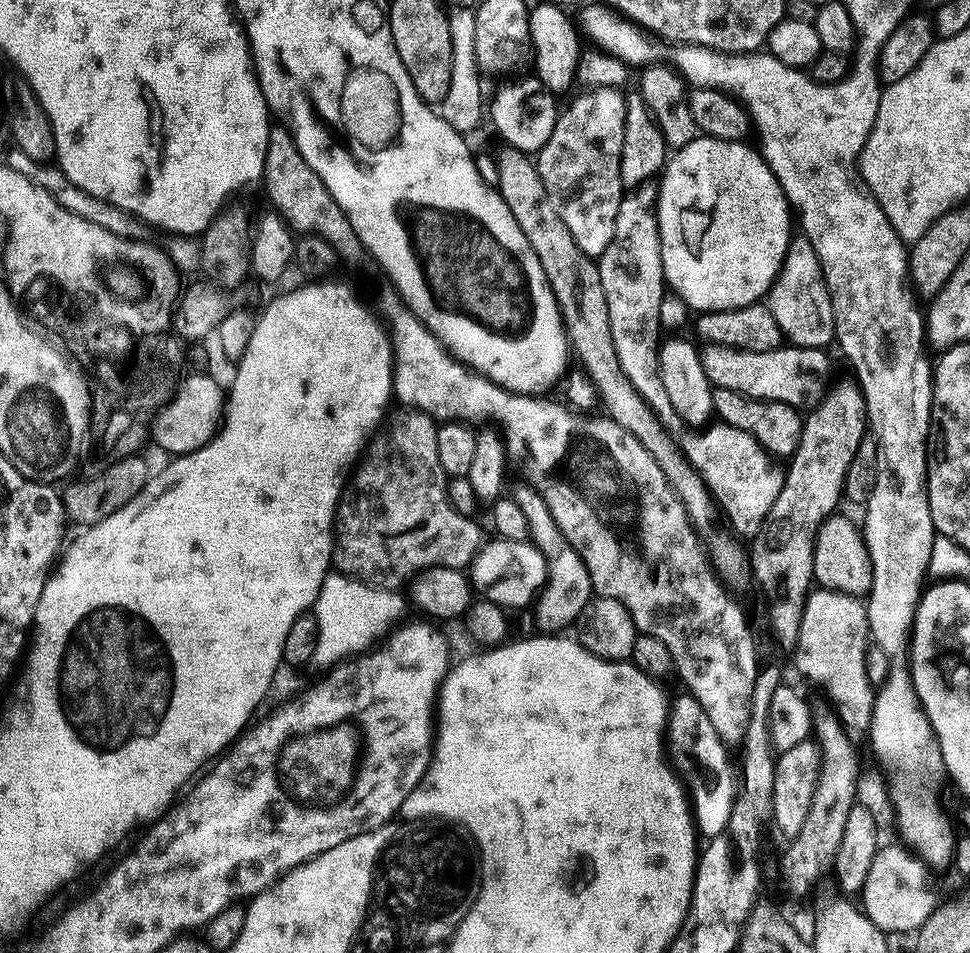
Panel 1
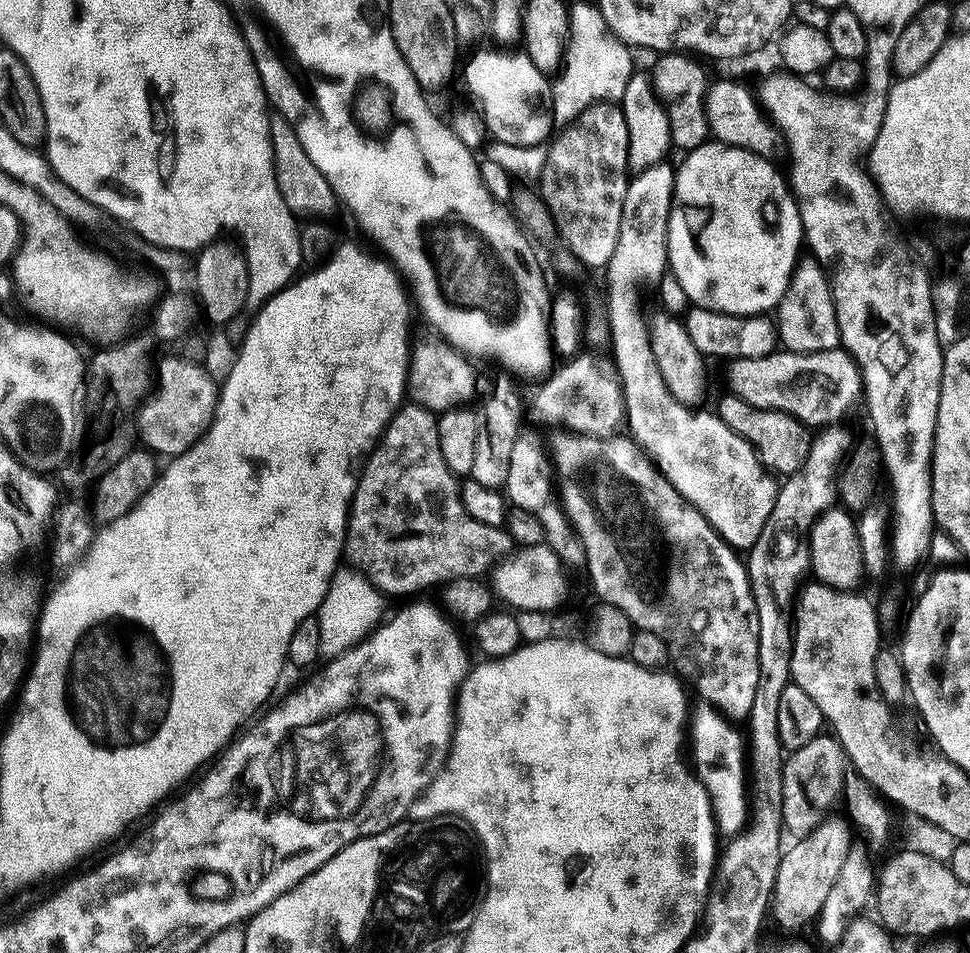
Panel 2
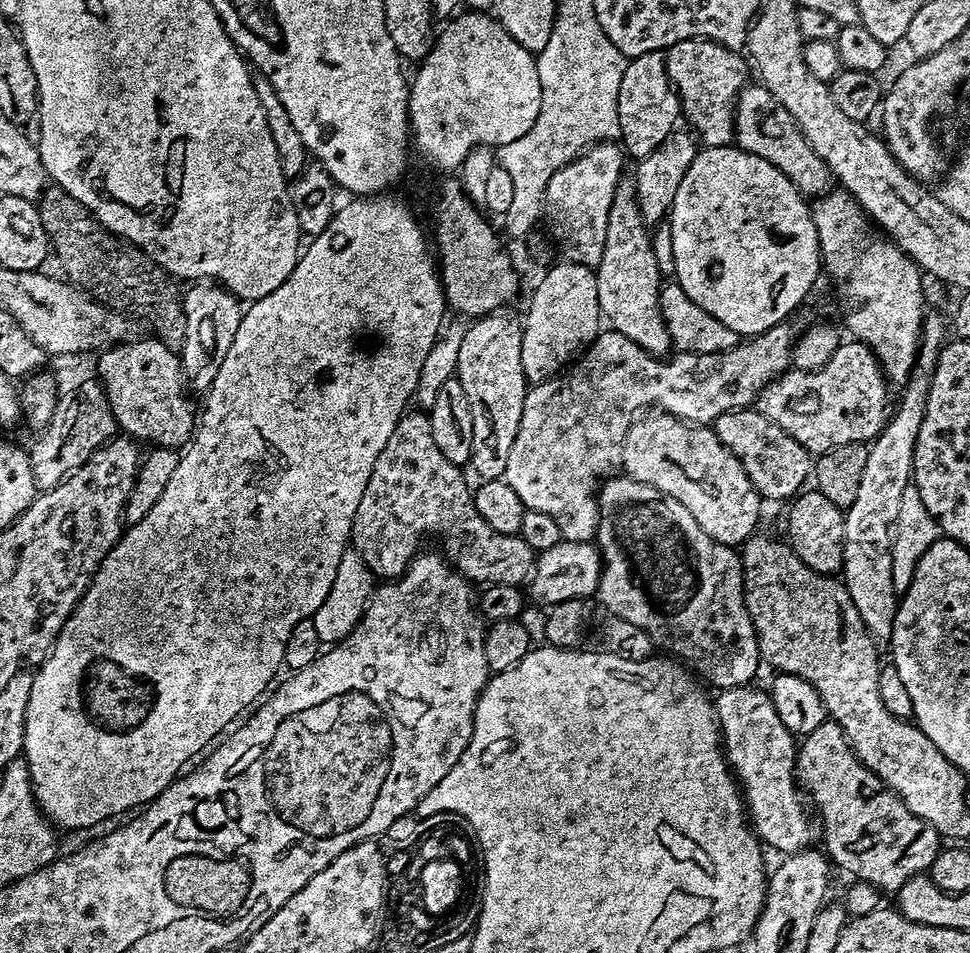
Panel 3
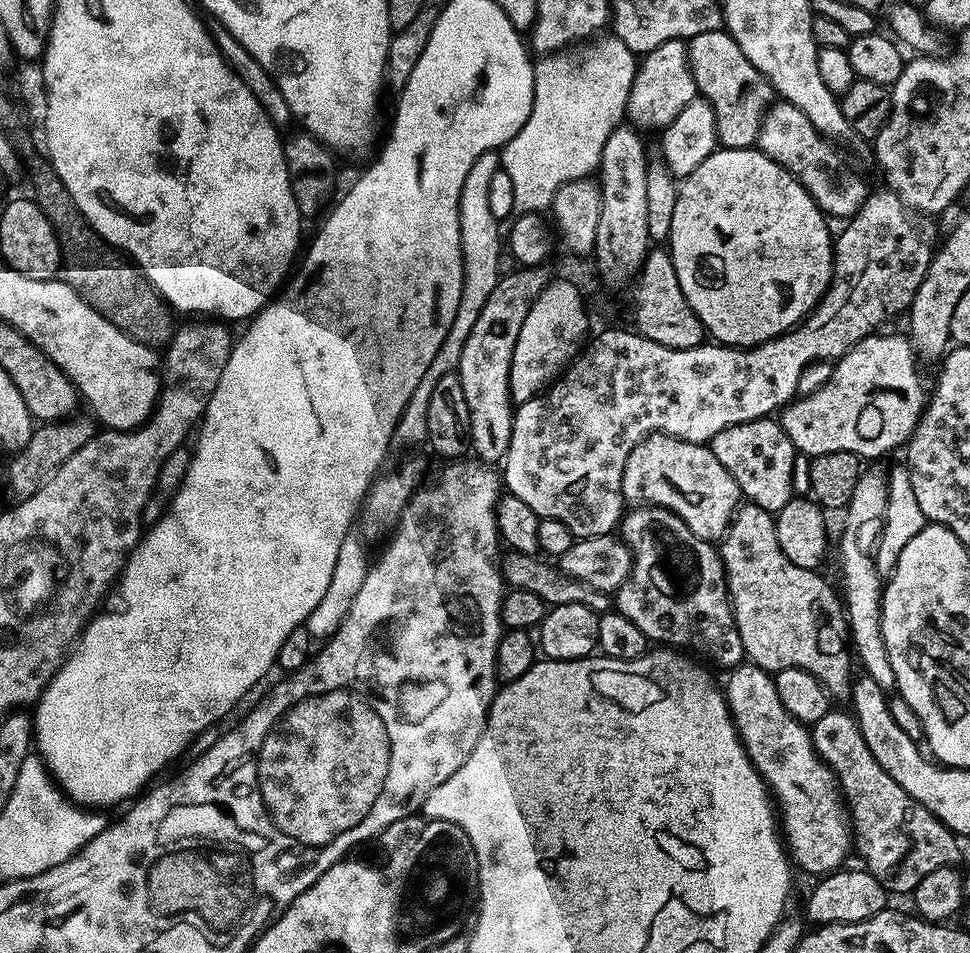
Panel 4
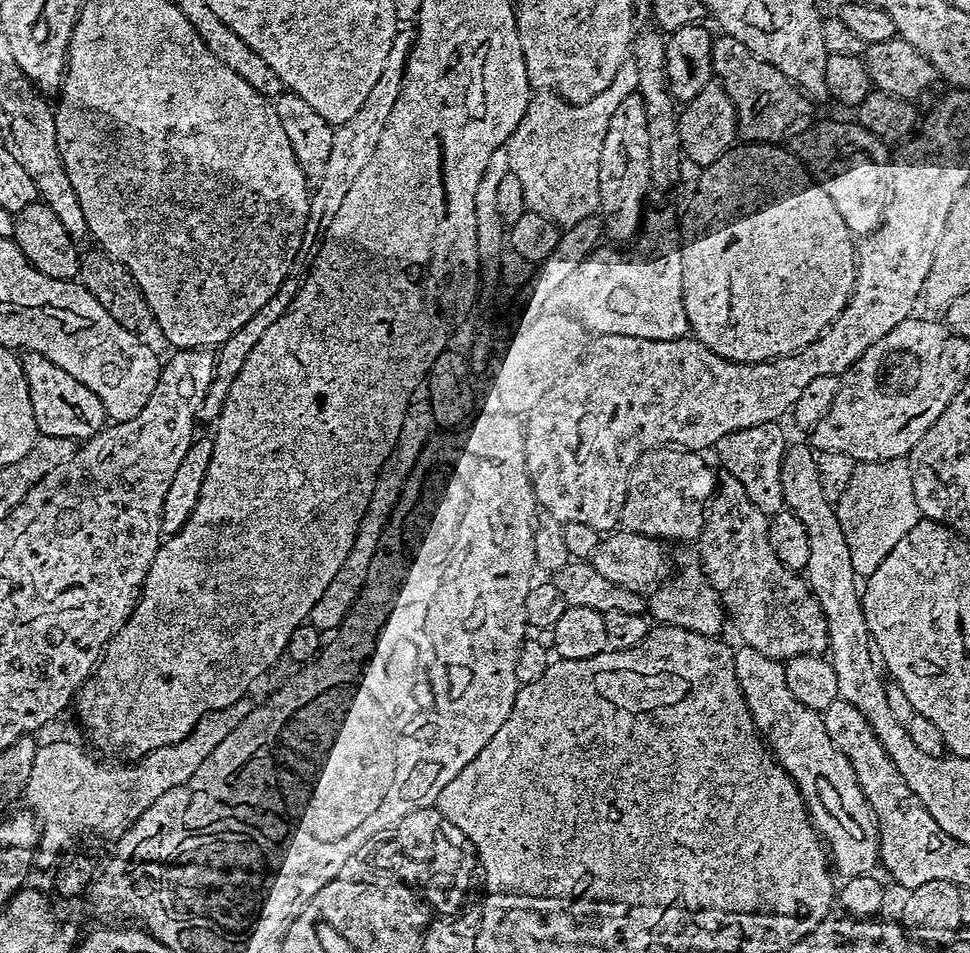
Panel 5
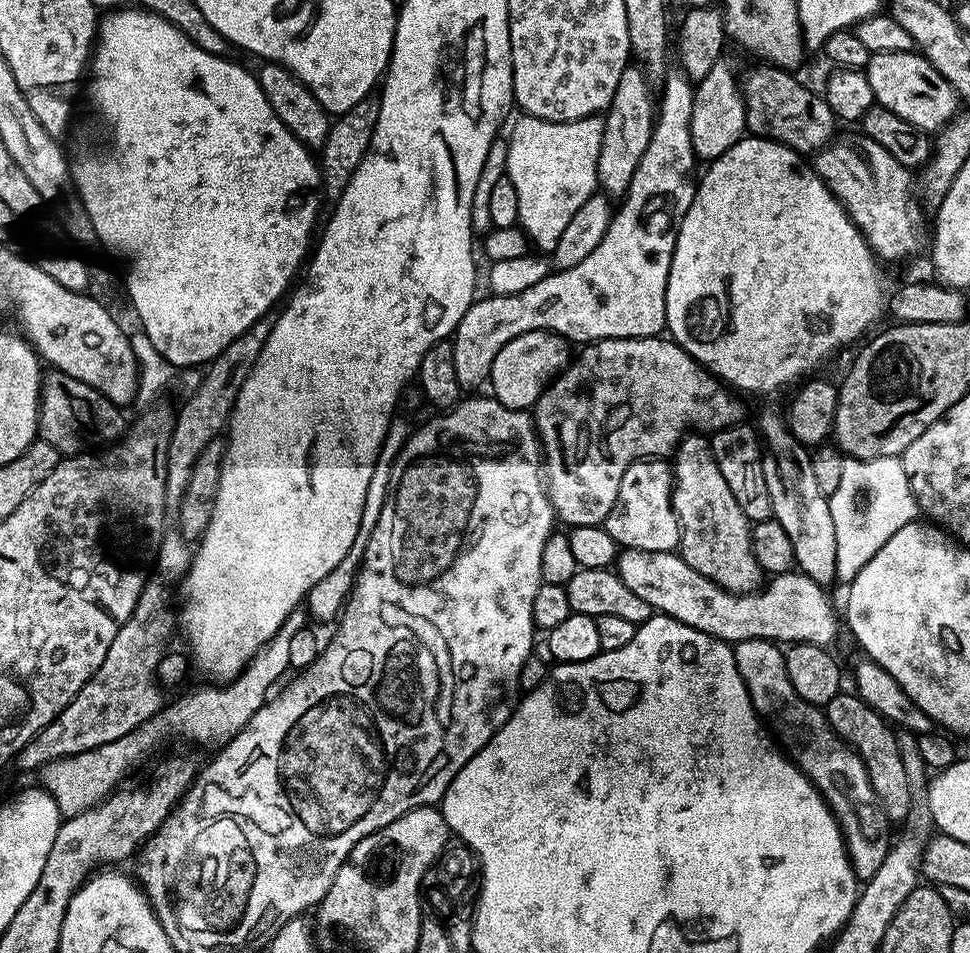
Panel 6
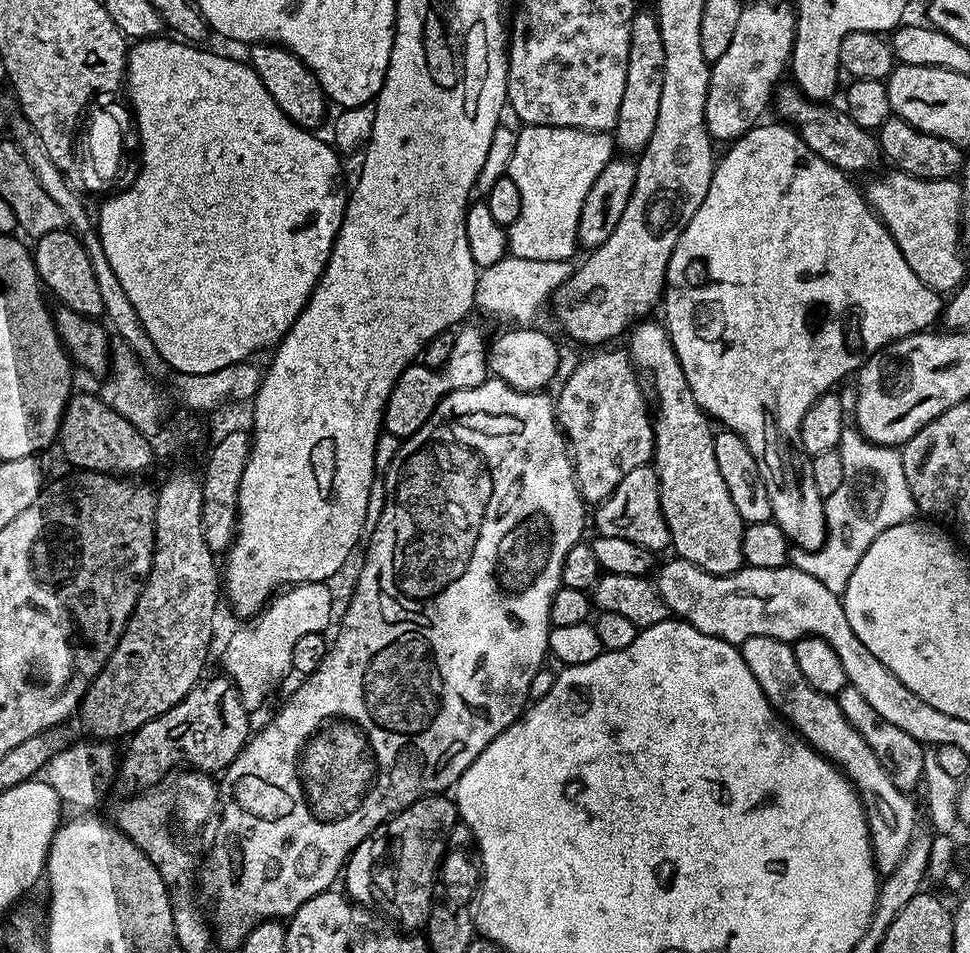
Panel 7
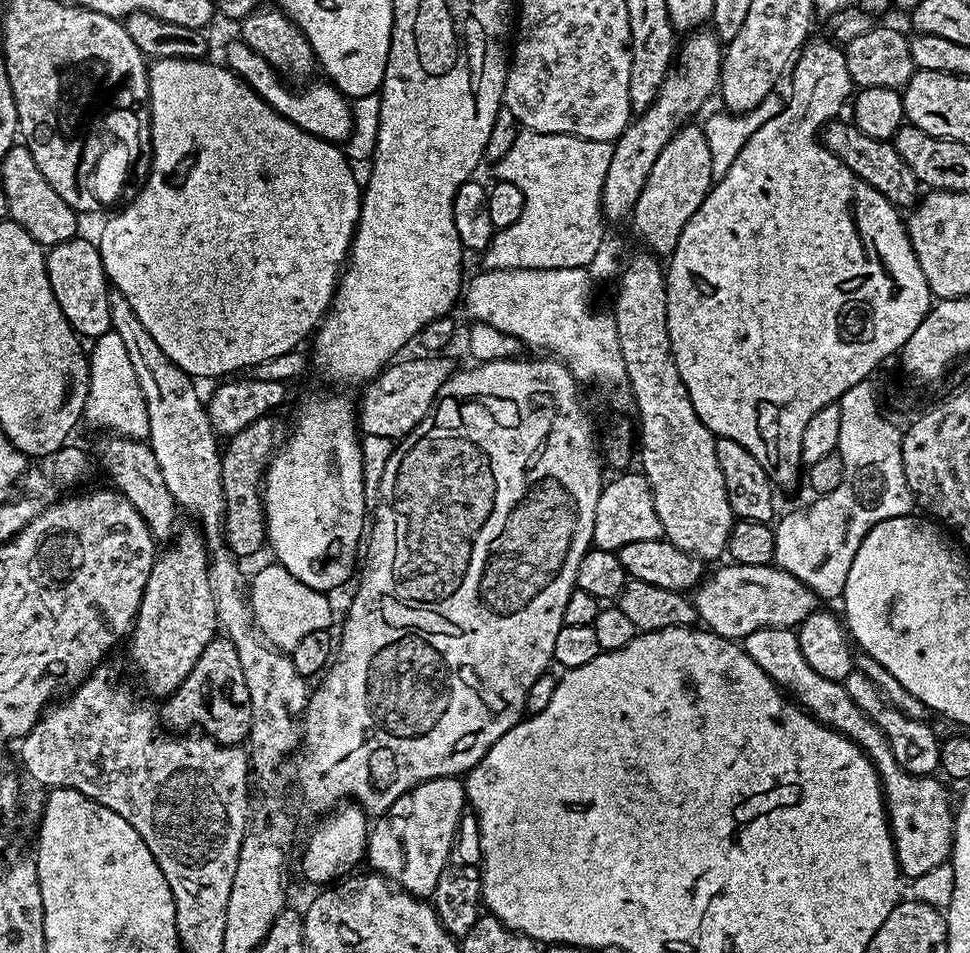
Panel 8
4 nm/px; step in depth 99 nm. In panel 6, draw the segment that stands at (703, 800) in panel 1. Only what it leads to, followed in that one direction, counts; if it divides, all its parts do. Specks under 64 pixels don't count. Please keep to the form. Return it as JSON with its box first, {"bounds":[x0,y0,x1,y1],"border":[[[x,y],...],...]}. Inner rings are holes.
{"bounds":[735,640,890,882],"border":[[[741,640],[735,645],[736,661],[738,670],[748,687],[748,693],[752,699],[752,704],[761,717],[769,718],[773,716],[780,724],[785,724],[788,728],[796,728],[800,724],[800,760],[798,766],[808,775],[812,785],[819,790],[821,796],[836,815],[836,820],[840,824],[840,830],[844,833],[844,842],[848,846],[848,856],[852,860],[852,869],[856,872],[856,879],[860,882],[867,882],[874,878],[875,874],[882,867],[890,845],[888,838],[888,827],[890,821],[880,802],[876,798],[876,791],[872,789],[872,780],[868,776],[866,766],[862,758],[852,749],[852,745],[845,744],[836,732],[828,724],[828,717],[815,704],[807,704],[800,699],[800,695],[794,690],[790,678],[786,674],[786,662],[784,652],[779,643],[771,640]]]}

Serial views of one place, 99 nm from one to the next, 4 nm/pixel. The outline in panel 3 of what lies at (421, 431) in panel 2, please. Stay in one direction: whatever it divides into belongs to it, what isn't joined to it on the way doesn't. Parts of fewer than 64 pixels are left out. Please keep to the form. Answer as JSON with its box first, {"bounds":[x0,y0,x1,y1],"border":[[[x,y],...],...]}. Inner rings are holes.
{"bounds":[351,411,538,585],"border":[[[405,411],[400,417],[398,426],[394,426],[394,434],[390,434],[386,446],[382,446],[382,454],[378,454],[378,462],[374,462],[374,470],[370,470],[370,482],[366,482],[362,502],[358,502],[358,510],[354,510],[351,547],[362,558],[362,562],[366,562],[373,577],[384,582],[392,582],[396,577],[403,576],[409,562],[421,551],[420,543],[423,542],[424,536],[437,536],[444,547],[444,559],[473,585],[527,585],[536,568],[538,554],[530,546],[526,546],[520,535],[498,534],[490,526],[486,526],[472,501],[473,489],[470,484],[468,488],[468,480],[464,477],[465,469],[450,462],[443,456],[442,450],[434,446],[428,412],[412,411]]]}

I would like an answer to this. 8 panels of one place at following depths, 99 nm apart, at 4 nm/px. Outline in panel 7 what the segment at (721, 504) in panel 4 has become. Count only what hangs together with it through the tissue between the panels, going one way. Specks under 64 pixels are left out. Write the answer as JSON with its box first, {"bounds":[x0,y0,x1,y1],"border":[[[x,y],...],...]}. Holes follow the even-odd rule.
{"bounds":[595,466,669,554],"border":[[[645,466],[630,470],[612,494],[595,509],[596,532],[602,536],[626,538],[626,542],[638,542],[654,554],[660,554],[663,548],[669,547],[668,527],[660,509],[660,483],[656,477],[655,467]]]}

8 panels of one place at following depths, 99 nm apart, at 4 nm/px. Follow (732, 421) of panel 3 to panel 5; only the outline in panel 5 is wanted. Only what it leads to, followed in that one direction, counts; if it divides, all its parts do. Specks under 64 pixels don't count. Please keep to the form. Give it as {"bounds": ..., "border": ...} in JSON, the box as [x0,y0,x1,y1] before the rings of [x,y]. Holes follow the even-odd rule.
{"bounds":[714,423,786,514],"border":[[[779,423],[759,424],[726,434],[714,445],[714,452],[720,455],[724,463],[723,471],[742,482],[748,500],[754,502],[765,514],[785,511],[784,491],[782,490],[782,462],[786,455],[784,432]]]}

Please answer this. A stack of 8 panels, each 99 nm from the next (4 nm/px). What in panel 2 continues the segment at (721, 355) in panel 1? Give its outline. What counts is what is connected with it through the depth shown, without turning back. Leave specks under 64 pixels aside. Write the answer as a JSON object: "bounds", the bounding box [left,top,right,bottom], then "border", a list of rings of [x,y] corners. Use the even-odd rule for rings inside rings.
{"bounds":[728,347,862,426],"border":[[[843,347],[825,352],[777,350],[769,356],[740,358],[728,367],[728,384],[733,393],[750,406],[784,412],[805,426],[828,426],[840,422],[862,396],[862,381],[856,361]]]}

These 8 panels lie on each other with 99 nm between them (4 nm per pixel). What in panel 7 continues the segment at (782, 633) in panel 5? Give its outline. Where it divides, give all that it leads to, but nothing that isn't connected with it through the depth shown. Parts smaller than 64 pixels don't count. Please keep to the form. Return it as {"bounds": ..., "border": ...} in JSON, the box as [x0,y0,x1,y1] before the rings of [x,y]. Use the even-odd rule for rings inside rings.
{"bounds":[626,318,746,576],"border":[[[652,318],[645,319],[631,329],[627,340],[626,351],[632,357],[637,373],[641,377],[648,376],[649,382],[652,383],[651,395],[654,397],[652,433],[656,443],[654,467],[660,483],[660,509],[668,527],[671,551],[676,551],[673,553],[679,559],[690,562],[710,574],[729,576],[744,564],[742,534],[746,521],[738,514],[730,498],[730,490],[726,490],[726,482],[722,482],[722,473],[718,471],[718,458],[714,458],[716,437],[713,421],[708,413],[698,406],[690,390],[690,382],[686,382],[686,374],[678,362],[678,354],[674,350],[672,340],[668,337],[668,329],[663,323],[655,324]]]}

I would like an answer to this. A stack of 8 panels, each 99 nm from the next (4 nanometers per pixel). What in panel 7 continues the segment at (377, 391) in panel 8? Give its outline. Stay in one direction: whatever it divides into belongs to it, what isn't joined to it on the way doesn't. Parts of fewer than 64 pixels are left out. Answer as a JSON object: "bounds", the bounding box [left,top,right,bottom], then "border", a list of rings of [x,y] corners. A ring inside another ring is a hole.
{"bounds":[383,328,489,438],"border":[[[463,328],[456,332],[454,350],[450,350],[450,358],[442,368],[427,368],[422,362],[413,362],[400,375],[384,408],[383,431],[401,438],[410,437],[423,424],[427,424],[442,398],[452,392],[470,390],[484,384],[489,341],[478,329]]]}

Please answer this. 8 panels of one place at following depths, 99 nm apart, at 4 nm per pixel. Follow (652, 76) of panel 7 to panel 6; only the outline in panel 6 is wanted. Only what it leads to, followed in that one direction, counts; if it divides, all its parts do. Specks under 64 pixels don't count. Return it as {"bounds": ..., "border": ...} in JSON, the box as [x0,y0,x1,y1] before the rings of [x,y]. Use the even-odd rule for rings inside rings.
{"bounds":[596,66,654,197],"border":[[[630,66],[622,70],[622,78],[618,78],[618,90],[614,90],[614,98],[603,113],[604,133],[596,178],[599,187],[609,197],[623,197],[630,180],[634,178],[634,170],[638,170],[638,162],[642,162],[642,154],[646,154],[646,146],[650,146],[654,123],[654,92],[652,96],[651,87],[653,85],[642,67]]]}

